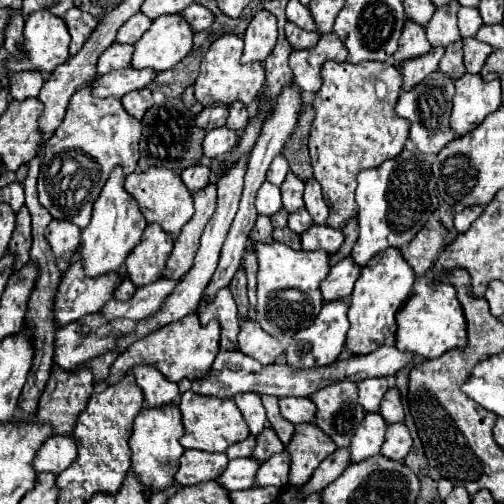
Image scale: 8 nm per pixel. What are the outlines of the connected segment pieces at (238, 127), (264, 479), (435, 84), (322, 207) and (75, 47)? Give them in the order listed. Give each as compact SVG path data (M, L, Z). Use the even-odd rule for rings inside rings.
M233 102L231 108L229 108L229 118L227 118L227 128L235 130L235 132L243 132L243 128L247 126L247 120L249 120L249 114L247 114L247 108L245 104L241 102Z
M287 452L271 456L267 462L261 464L259 472L255 474L255 486L277 486L285 488L287 486L287 476L289 476L289 456Z
M435 70L427 80L419 82L415 88L401 92L399 102L395 104L397 116L403 116L411 122L411 140L417 144L417 148L425 154L437 154L441 152L451 140L457 138L457 134L449 126L449 114L451 114L451 98L453 98L453 80Z
M315 178L305 182L305 208L309 210L315 224L325 224L329 208L327 208L327 204L323 200L321 184Z
M69 8L69 10L65 12L63 20L65 20L67 30L69 30L69 34L71 34L69 52L71 52L71 56L75 56L75 54L81 50L83 42L91 36L91 32L95 30L95 26L99 24L99 20L93 18L91 14L79 10L79 8Z

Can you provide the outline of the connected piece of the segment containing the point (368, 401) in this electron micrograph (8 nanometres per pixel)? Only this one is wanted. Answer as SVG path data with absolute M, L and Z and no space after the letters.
M367 378L357 384L359 388L359 404L363 406L365 412L377 412L379 404L389 390L387 378Z

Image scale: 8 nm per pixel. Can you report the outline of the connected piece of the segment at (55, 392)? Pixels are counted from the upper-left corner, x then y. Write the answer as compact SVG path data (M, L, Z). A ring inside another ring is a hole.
M53 366L51 378L45 392L39 398L37 420L41 424L51 424L55 432L51 436L65 436L73 432L79 412L85 408L89 396L93 394L93 382L89 370L61 370Z

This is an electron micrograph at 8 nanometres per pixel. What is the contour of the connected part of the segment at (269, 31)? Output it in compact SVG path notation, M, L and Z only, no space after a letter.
M259 10L249 22L243 40L245 40L245 50L241 58L243 64L265 60L273 52L277 42L277 18L267 10Z

